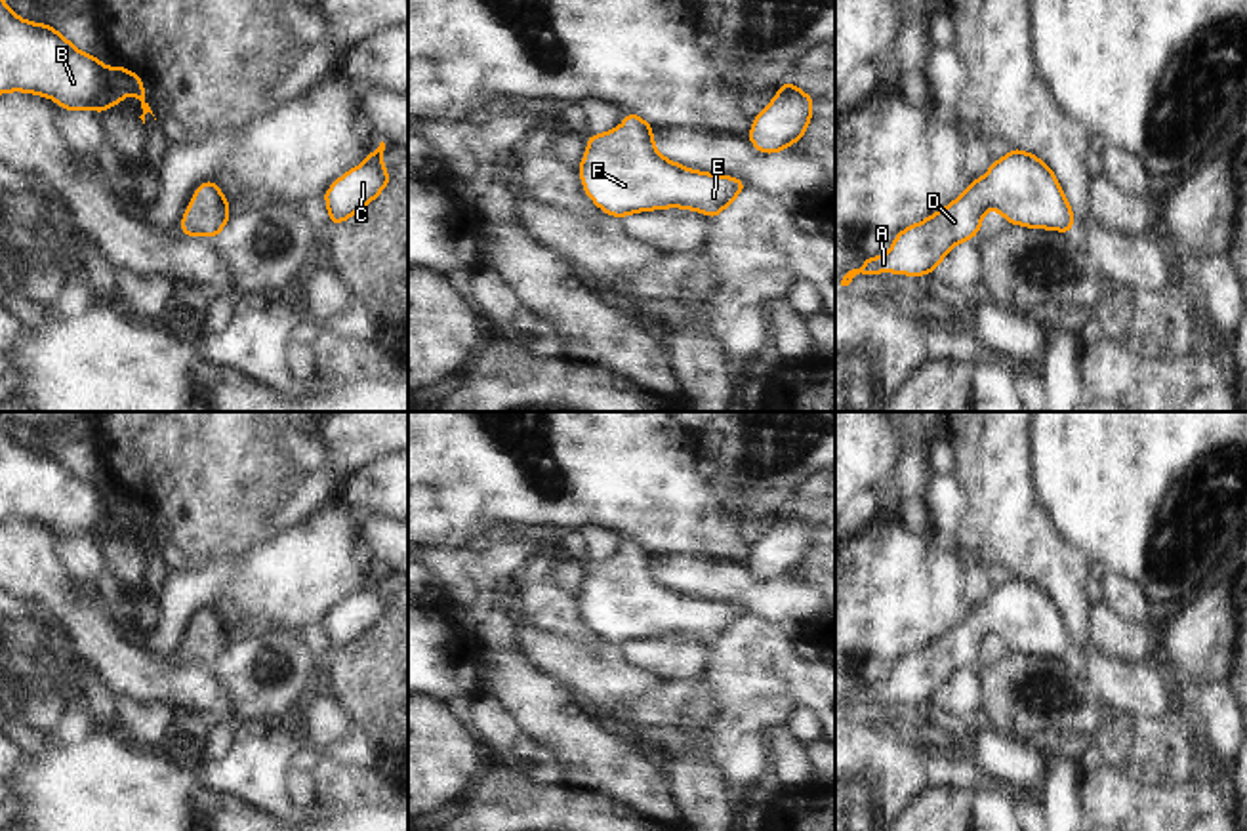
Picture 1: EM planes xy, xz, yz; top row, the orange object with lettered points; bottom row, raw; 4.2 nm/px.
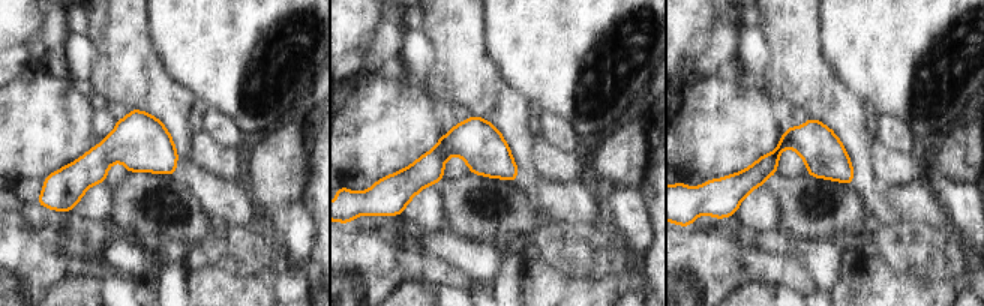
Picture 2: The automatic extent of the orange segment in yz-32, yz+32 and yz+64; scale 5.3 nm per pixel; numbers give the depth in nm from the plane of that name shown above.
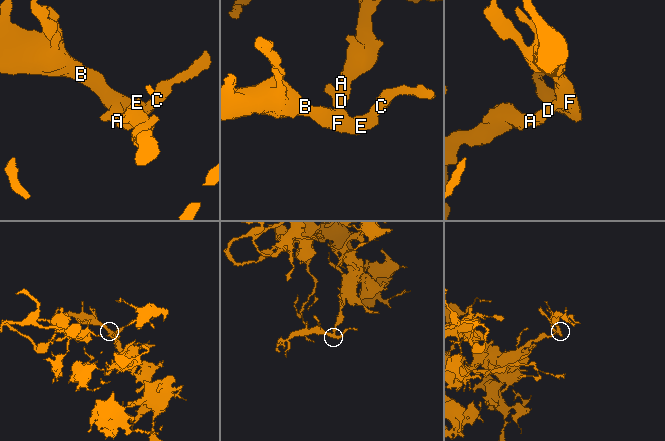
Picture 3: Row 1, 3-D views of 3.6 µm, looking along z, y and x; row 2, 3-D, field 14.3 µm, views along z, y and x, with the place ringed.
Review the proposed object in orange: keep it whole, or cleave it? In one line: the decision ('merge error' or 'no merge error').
no merge error

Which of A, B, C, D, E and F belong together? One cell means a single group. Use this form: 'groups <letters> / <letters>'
groups A B C D E F

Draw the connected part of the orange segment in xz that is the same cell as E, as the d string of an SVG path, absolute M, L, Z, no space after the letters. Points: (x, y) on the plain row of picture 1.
M627 539L622 553L587 564L587 578L578 595L587 623L606 640L624 644L635 638L686 635L717 644L747 612L728 602L688 597L664 585L652 564L652 553Z

